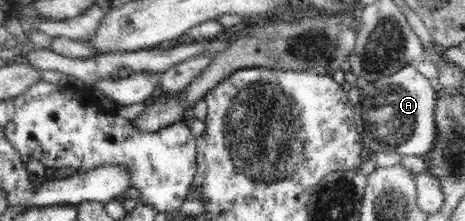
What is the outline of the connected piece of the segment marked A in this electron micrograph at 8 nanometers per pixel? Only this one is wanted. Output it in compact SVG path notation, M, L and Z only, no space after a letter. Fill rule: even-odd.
M416 64L402 67L392 76L380 77L364 85L354 112L355 125L363 137L365 151L424 157L437 141L435 87L428 77L417 71Z

